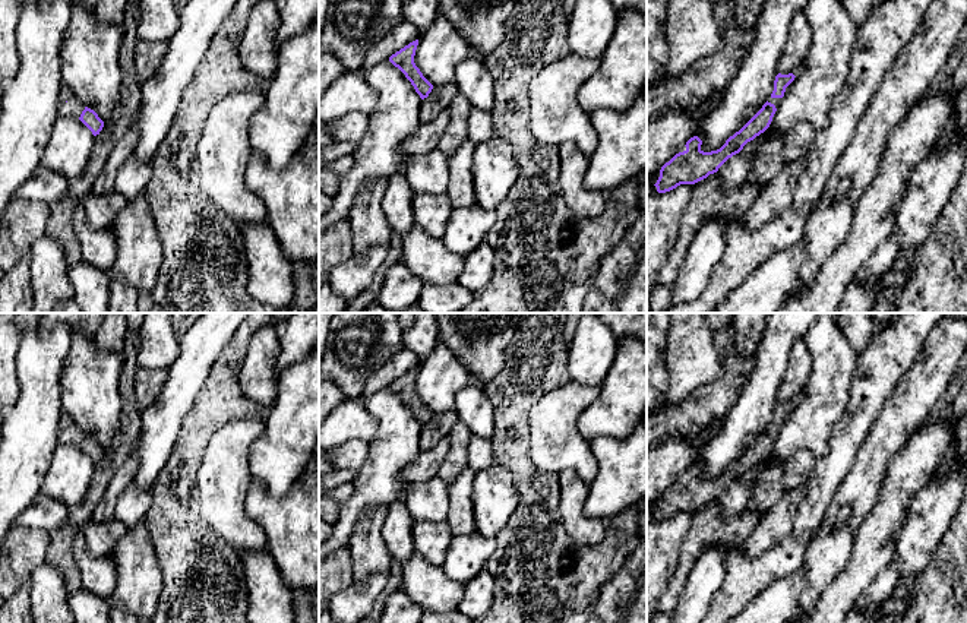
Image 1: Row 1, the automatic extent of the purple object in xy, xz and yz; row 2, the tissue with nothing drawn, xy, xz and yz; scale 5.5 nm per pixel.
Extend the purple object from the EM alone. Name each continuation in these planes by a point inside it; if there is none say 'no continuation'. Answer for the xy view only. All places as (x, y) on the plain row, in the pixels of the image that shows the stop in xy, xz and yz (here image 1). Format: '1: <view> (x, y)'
1: xy (73, 435)

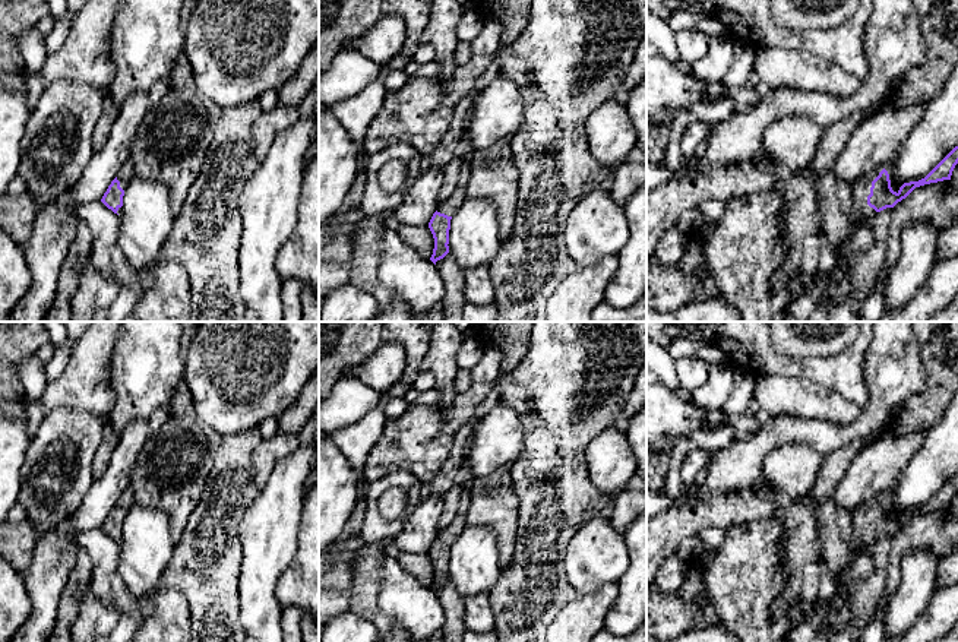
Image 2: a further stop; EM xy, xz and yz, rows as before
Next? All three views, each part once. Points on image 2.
1: yz (860, 518)

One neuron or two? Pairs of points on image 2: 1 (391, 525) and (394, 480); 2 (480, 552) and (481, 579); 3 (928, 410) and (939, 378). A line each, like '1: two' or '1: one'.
1: one
2: one
3: one

